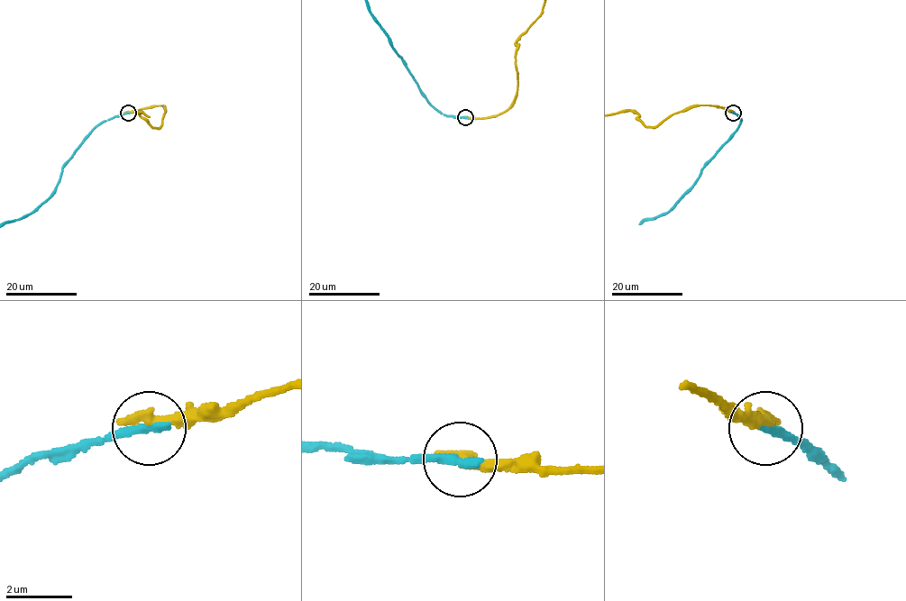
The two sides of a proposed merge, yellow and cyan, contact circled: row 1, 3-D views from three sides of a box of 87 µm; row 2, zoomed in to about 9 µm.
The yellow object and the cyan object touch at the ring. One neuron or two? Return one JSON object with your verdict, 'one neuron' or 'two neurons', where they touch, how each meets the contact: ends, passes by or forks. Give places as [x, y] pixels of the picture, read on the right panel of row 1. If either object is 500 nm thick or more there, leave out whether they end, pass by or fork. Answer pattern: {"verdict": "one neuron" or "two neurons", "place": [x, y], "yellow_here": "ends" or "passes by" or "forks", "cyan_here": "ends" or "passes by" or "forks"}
{"verdict": "one neuron", "place": [733, 113], "yellow_here": "ends", "cyan_here": "ends"}

